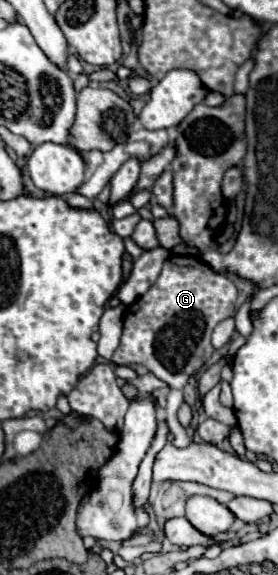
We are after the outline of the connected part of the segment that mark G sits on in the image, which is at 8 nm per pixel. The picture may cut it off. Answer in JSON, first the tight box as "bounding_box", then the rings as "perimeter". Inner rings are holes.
{"bounding_box":[112,255,236,447],"perimeter":[[[172,255],[164,263],[158,281],[138,297],[124,315],[124,333],[112,361],[116,365],[140,363],[158,379],[168,383],[170,395],[166,405],[166,423],[174,435],[172,443],[176,447],[188,447],[192,443],[192,437],[188,437],[176,417],[178,407],[184,403],[184,385],[212,357],[214,349],[210,345],[210,335],[220,321],[236,315],[234,301],[236,287],[226,275],[212,271],[212,267],[200,257],[194,261],[188,255]]]}

